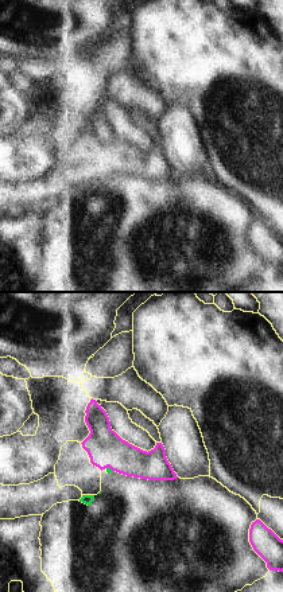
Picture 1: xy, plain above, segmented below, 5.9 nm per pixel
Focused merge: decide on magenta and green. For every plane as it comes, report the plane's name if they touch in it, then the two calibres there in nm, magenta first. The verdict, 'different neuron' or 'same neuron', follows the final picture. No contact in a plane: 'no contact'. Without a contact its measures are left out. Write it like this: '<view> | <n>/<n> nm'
xy | 220/30 nm

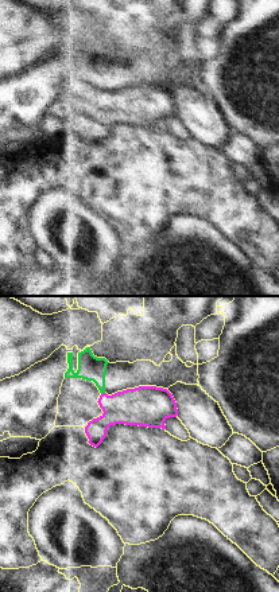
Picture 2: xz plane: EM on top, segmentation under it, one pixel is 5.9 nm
xz | 220/150 nm

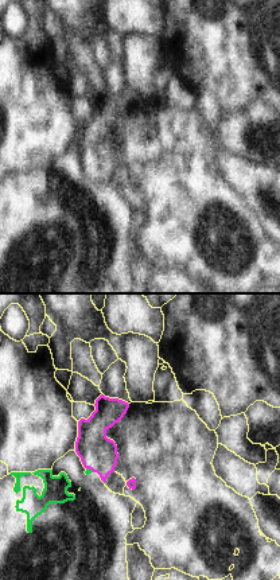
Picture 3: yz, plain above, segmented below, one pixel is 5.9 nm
yz | 220/40 nm

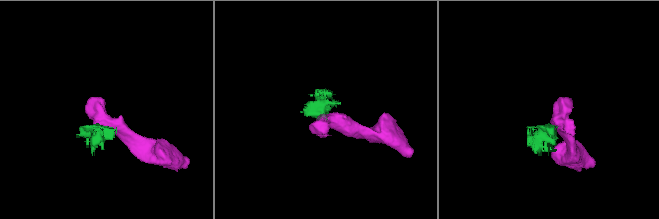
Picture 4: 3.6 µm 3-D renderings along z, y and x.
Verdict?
different neuron

